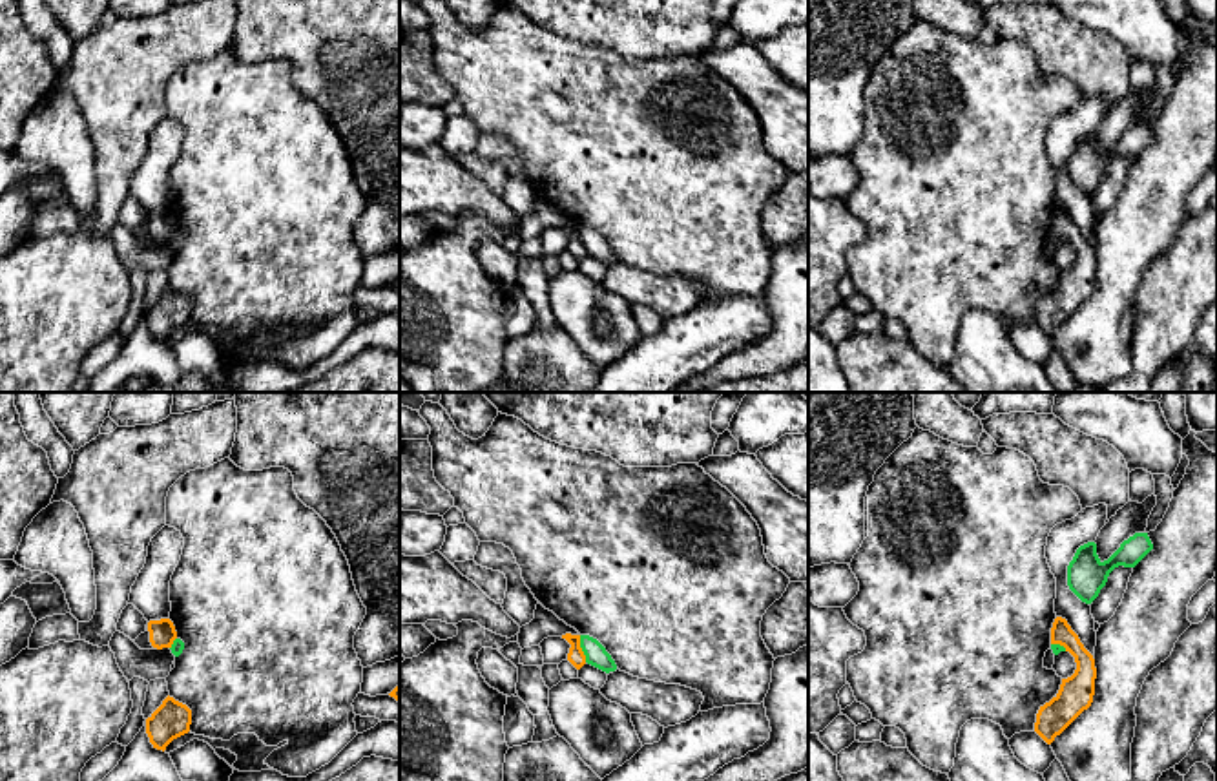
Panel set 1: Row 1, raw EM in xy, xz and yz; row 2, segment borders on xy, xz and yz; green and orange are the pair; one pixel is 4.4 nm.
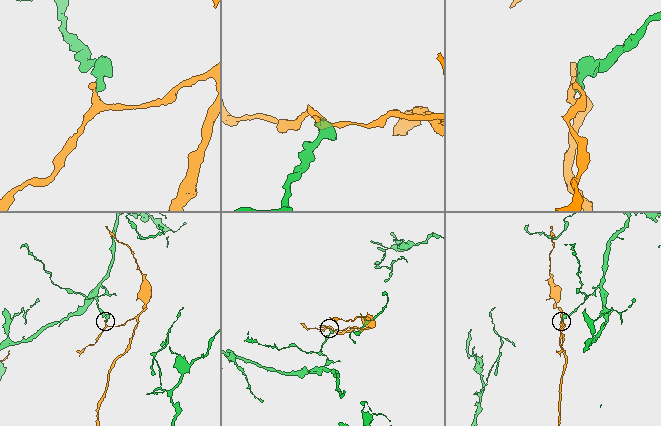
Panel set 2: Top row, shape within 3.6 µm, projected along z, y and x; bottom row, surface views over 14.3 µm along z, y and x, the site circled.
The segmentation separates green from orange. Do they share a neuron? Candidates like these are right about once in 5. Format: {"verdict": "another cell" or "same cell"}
{"verdict": "another cell"}

